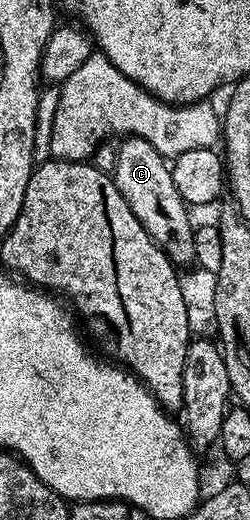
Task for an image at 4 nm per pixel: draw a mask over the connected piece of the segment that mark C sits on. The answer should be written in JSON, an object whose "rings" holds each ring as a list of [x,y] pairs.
{"rings":[[[124,137],[116,149],[116,166],[114,172],[115,186],[125,196],[133,216],[141,220],[145,232],[153,239],[163,253],[176,264],[194,263],[193,221],[187,213],[189,207],[184,202],[181,192],[177,192],[177,184],[173,184],[173,176],[168,159],[140,138]]]}

